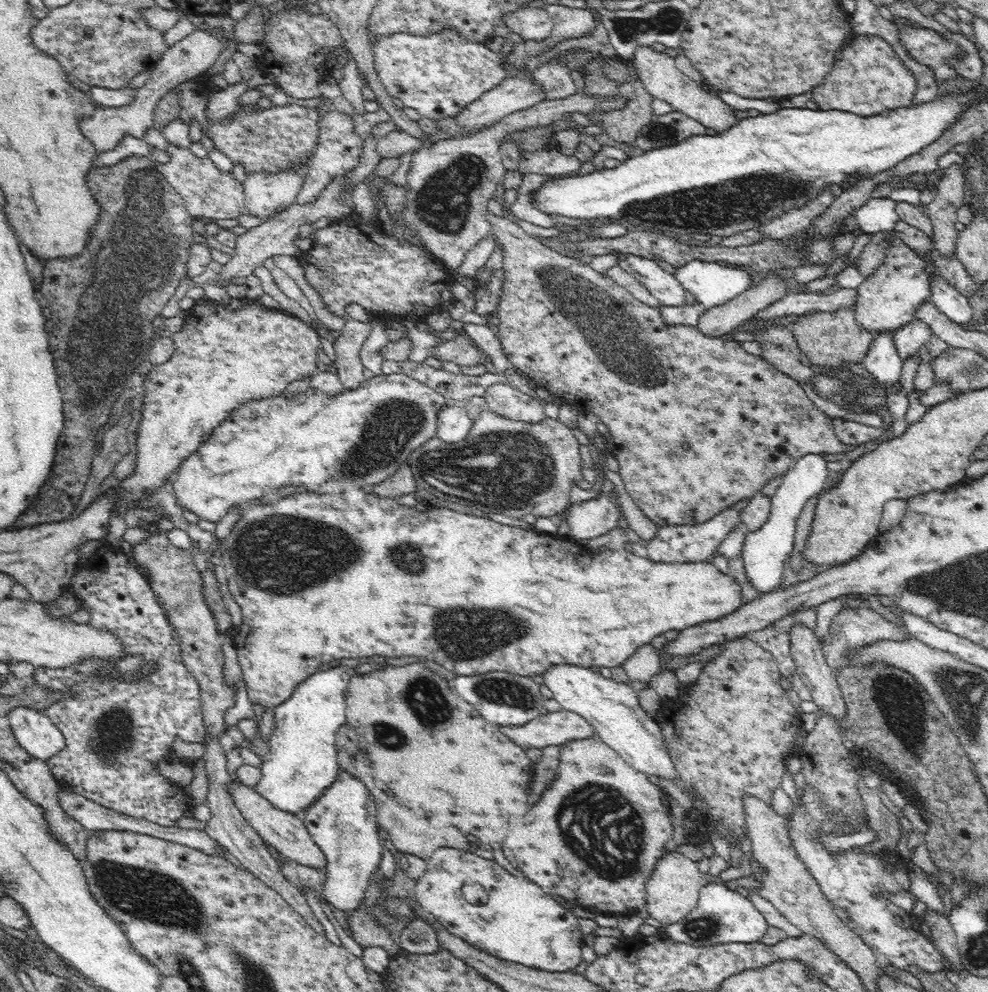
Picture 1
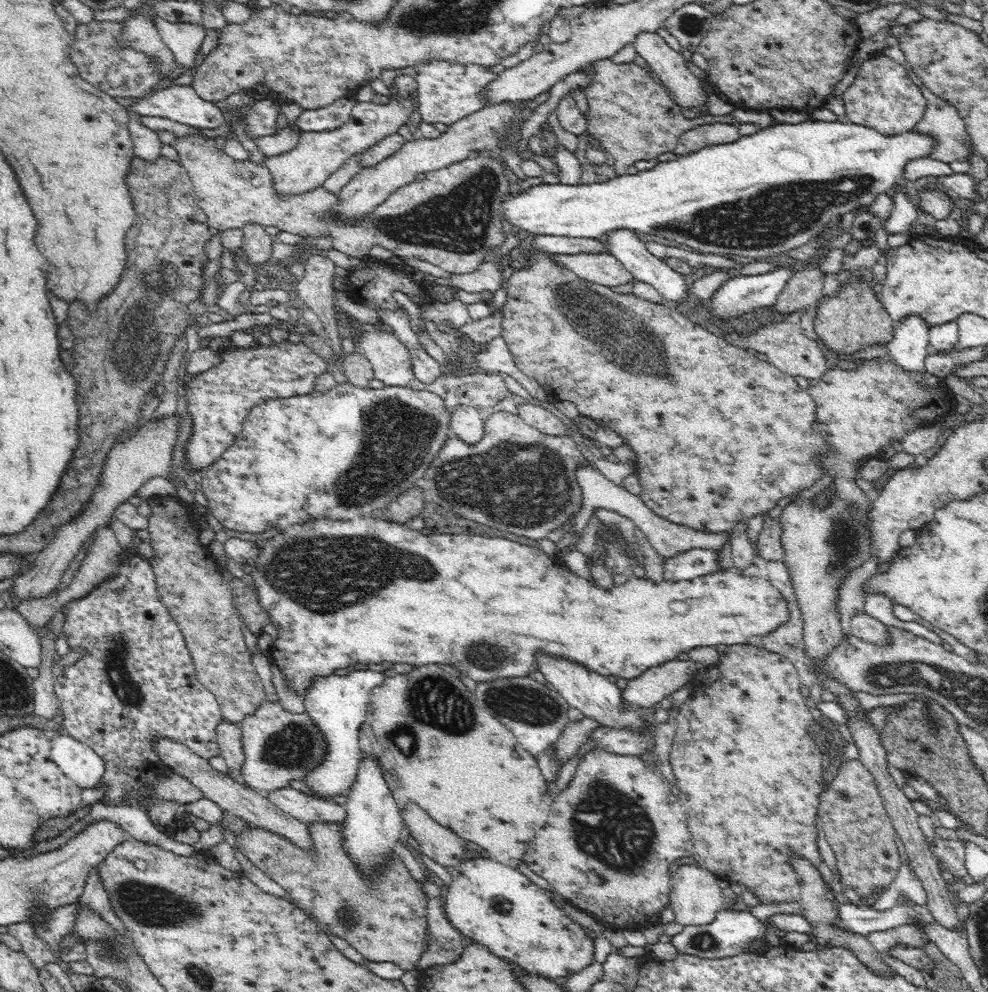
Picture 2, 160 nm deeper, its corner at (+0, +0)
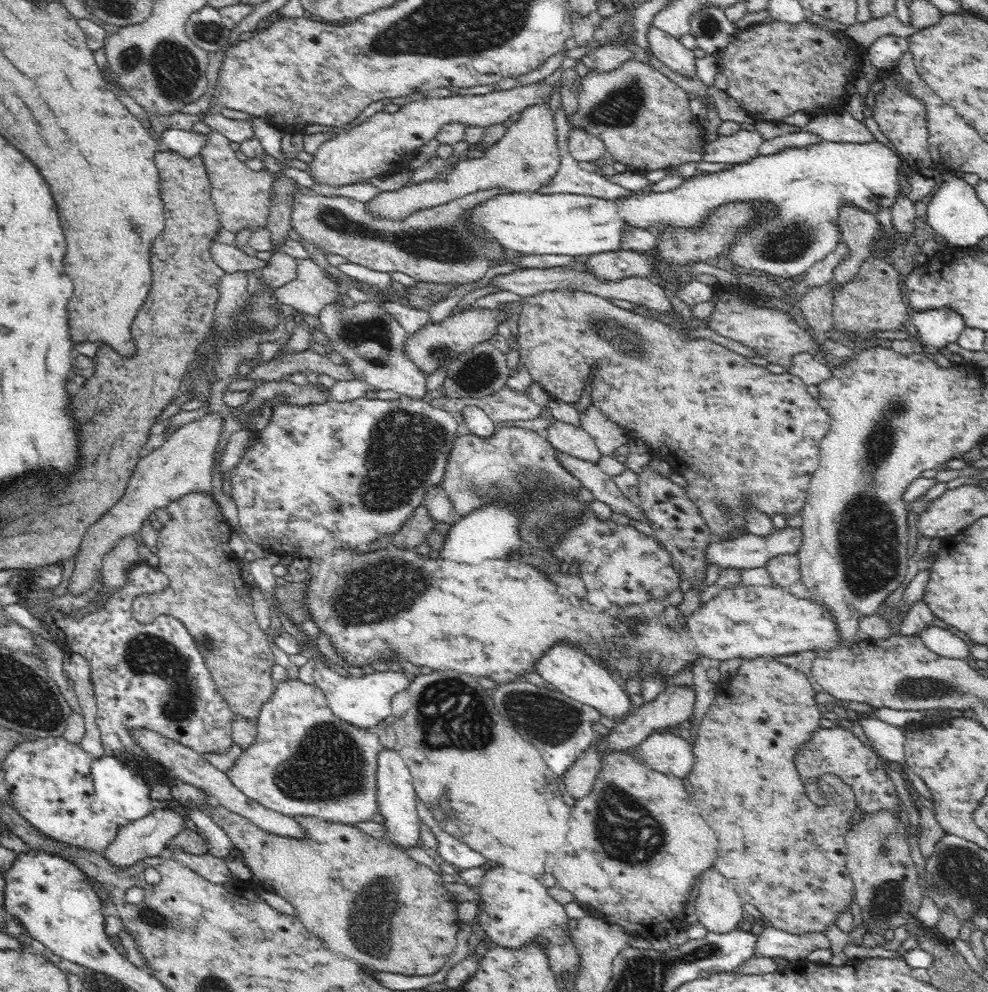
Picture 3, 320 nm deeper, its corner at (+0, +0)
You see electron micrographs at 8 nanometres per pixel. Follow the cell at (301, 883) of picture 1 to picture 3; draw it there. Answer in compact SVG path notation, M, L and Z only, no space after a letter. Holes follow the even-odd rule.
M213 802L210 810L206 813L209 818L217 826L220 826L220 828L232 839L237 854L249 870L252 871L254 880L259 882L264 888L269 889L270 892L274 892L279 897L282 897L282 899L288 901L296 909L296 912L298 912L297 917L300 919L300 922L302 922L308 930L312 931L314 935L320 937L320 939L324 941L324 945L333 953L348 957L360 965L369 966L370 969L374 971L393 971L394 974L404 974L406 976L430 976L443 968L448 968L450 957L454 954L458 944L457 934L460 930L459 925L462 921L459 919L457 911L459 902L445 887L445 883L442 881L442 876L438 869L430 869L419 864L412 858L406 857L404 849L396 846L394 843L377 839L372 835L364 833L357 827L354 828L352 826L345 826L344 824L324 822L324 815L316 819L306 818L305 816L297 817L296 821L305 831L305 836L297 839L265 832L258 828L258 826L255 826L250 820L243 818L243 816L228 810L225 806L218 803Z

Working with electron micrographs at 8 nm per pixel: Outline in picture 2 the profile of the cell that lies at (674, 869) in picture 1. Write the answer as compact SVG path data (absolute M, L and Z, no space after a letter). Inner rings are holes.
M698 864L678 866L676 870L672 870L670 873L672 892L670 892L668 907L674 910L674 914L676 914L675 921L678 924L683 924L684 926L707 925L715 919L716 912L723 911L726 908L726 904L731 899L725 890L718 885L718 876Z

